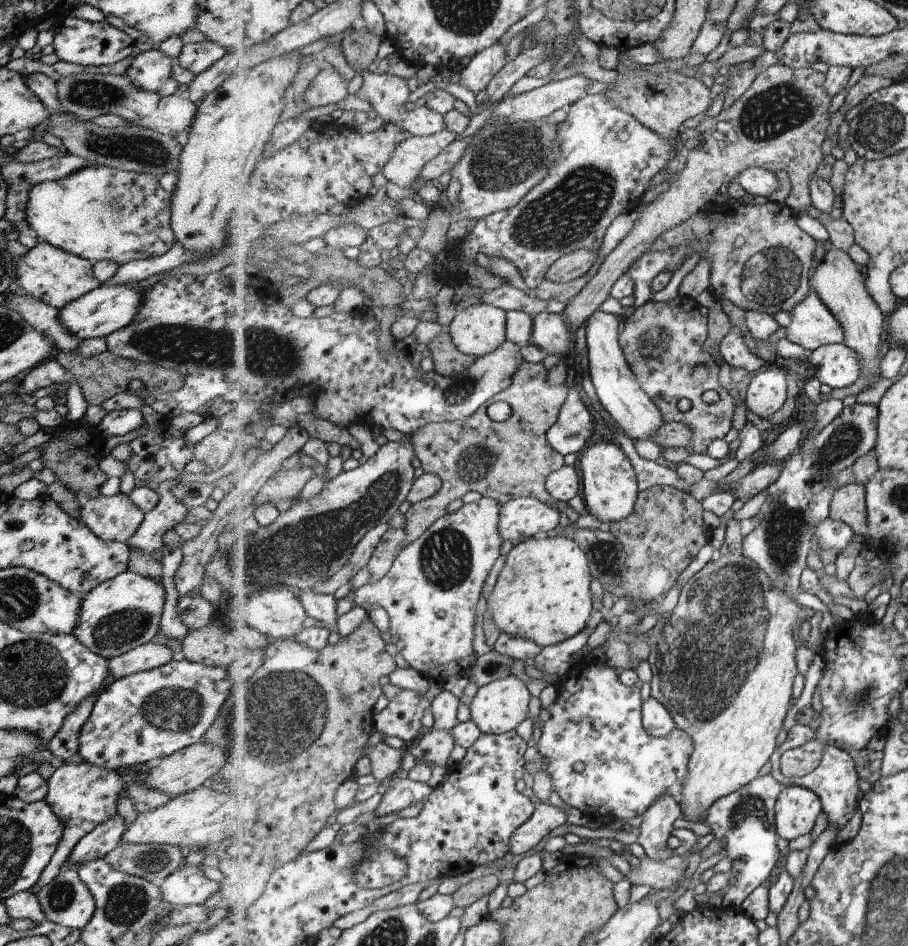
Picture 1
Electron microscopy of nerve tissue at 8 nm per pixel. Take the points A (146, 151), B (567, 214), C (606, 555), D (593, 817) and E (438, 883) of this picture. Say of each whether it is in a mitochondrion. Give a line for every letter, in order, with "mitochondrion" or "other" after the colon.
A: mitochondrion
B: mitochondrion
C: mitochondrion
D: other
E: other

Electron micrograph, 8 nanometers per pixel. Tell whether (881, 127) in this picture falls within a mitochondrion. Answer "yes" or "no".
yes

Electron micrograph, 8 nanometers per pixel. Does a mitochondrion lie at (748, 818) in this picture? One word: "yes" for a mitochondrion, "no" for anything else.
yes

